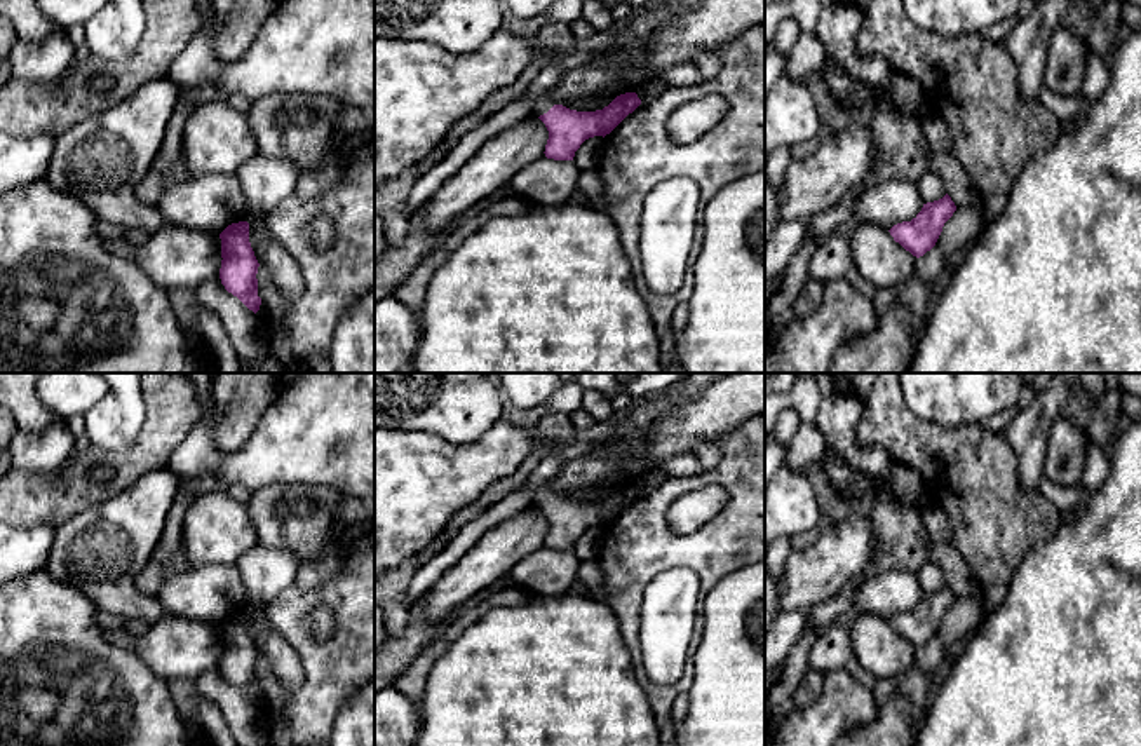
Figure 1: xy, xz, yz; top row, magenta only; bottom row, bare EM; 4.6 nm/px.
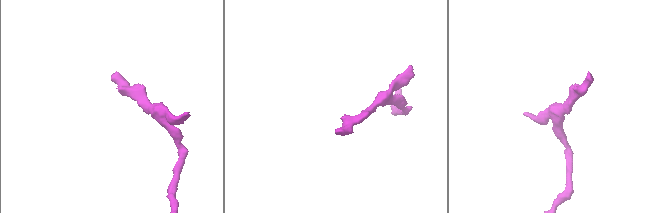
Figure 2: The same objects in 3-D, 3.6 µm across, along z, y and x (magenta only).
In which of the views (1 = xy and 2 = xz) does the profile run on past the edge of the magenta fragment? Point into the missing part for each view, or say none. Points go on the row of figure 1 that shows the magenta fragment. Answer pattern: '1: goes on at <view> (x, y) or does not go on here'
1: does not go on here
2: goes on at xz (542, 103)

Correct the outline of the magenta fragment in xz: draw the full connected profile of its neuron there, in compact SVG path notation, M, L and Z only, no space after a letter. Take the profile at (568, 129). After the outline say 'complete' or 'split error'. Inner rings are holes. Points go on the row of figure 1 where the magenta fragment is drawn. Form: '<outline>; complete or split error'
M549 92L537 96L528 105L528 115L538 117L547 131L545 157L573 160L580 145L594 136L610 134L629 113L641 105L636 92L617 96L608 106L596 112L577 112L554 105Z; split error

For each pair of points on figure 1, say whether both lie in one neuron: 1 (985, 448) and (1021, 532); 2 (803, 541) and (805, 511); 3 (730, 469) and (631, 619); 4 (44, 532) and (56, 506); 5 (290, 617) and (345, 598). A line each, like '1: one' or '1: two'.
1: one
2: two
3: one
4: two
5: one

